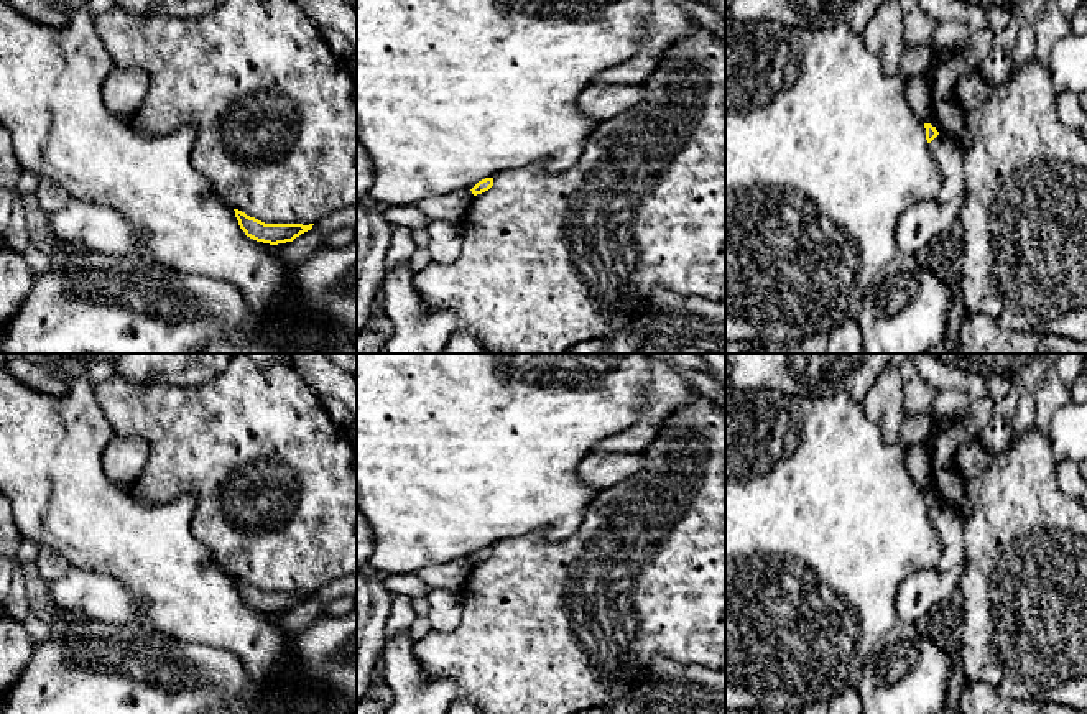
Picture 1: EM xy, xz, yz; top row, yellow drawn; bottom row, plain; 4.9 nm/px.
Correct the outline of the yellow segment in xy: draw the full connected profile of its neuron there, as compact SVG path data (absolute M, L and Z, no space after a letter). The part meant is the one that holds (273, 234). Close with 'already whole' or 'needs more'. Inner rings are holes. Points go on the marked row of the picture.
M234 209L235 217L238 220L240 229L245 232L247 237L270 243L286 243L293 242L301 234L312 229L314 224L303 225L303 224L265 224L255 217L247 216L245 212Z | already whole

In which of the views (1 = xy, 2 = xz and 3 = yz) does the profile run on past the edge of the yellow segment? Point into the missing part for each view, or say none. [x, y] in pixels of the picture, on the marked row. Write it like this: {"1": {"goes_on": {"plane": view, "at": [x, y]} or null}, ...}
{"1": {"goes_on": null}, "2": {"goes_on": null}, "3": {"goes_on": null}}

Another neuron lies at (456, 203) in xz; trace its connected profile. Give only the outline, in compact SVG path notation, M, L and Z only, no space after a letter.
M470 189L452 191L437 197L426 197L416 207L429 217L429 220L442 219L459 222L464 219L474 194Z

